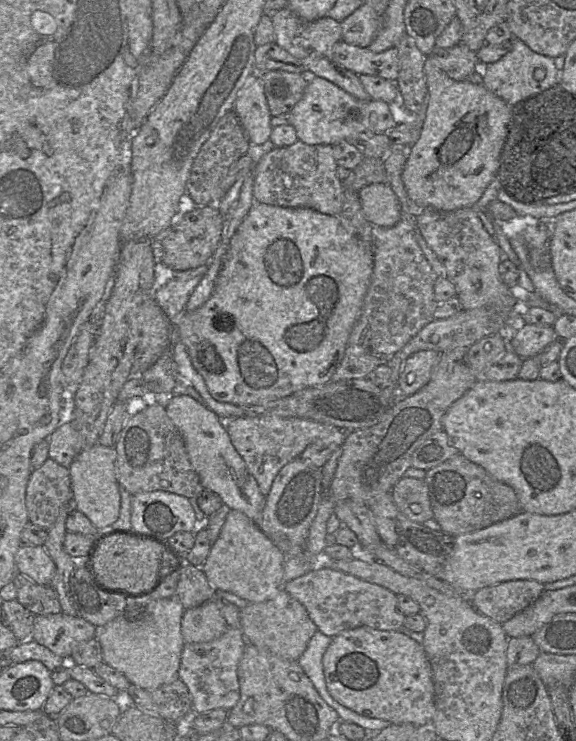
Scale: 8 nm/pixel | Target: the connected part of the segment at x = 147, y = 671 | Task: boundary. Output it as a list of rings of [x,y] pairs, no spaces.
[[[174,598],[150,600],[136,620],[128,620],[121,614],[97,626],[95,638],[101,645],[103,661],[124,674],[131,684],[143,689],[156,689],[172,682],[178,678],[185,642],[181,633],[184,611]]]

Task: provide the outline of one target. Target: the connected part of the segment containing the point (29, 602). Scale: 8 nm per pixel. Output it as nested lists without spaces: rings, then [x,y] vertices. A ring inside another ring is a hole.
[[[21,573],[12,579],[16,588],[16,600],[34,615],[61,612],[58,596],[51,585],[40,585]]]

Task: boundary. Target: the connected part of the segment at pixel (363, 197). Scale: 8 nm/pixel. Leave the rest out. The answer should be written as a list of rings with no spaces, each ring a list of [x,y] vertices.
[[[372,184],[358,191],[362,212],[372,224],[389,228],[401,218],[401,205],[387,184]]]

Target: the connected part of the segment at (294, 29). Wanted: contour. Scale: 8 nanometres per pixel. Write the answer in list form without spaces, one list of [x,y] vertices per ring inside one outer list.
[[[289,8],[278,10],[270,17],[274,31],[274,42],[297,58],[307,75],[324,78],[359,100],[370,99],[359,76],[346,70],[333,59],[333,45],[341,40],[340,22],[326,16],[312,21],[304,20]]]

